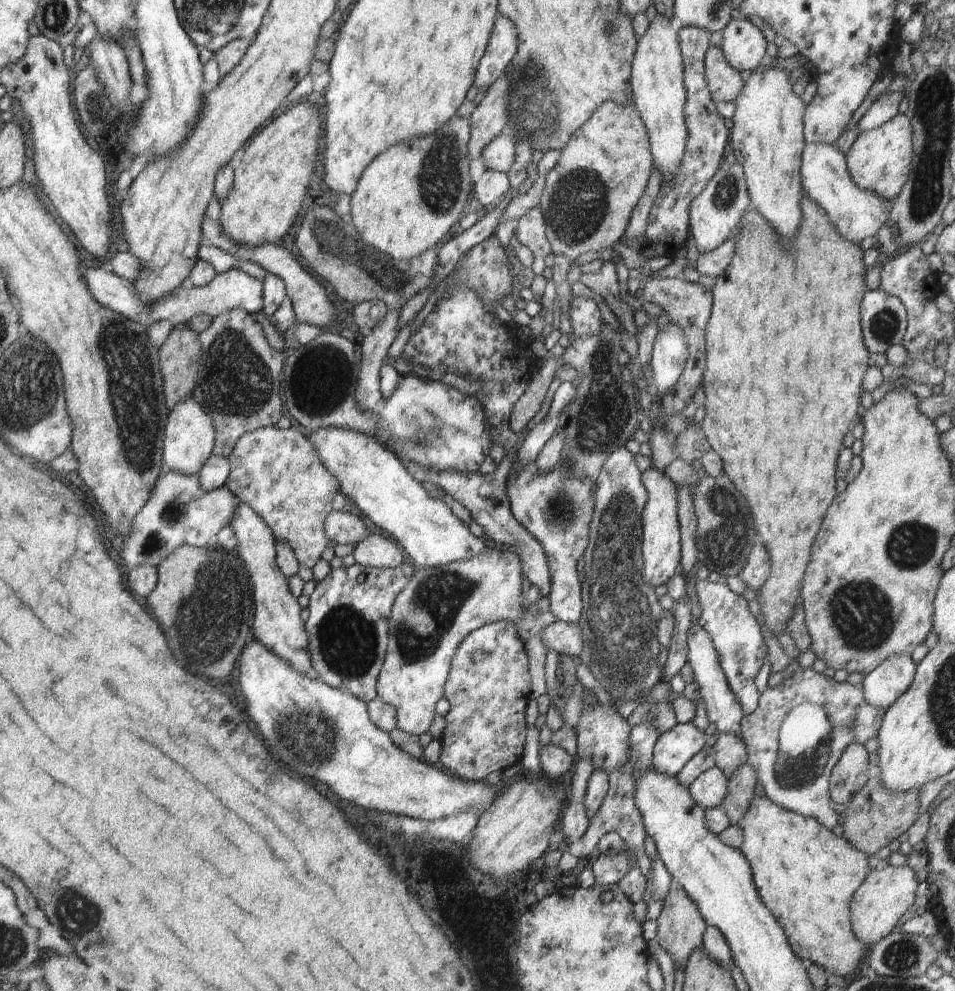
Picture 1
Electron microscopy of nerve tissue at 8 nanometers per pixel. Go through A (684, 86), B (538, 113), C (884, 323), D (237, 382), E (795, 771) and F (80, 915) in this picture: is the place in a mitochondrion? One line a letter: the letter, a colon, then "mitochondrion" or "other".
A: other
B: mitochondrion
C: mitochondrion
D: mitochondrion
E: mitochondrion
F: mitochondrion

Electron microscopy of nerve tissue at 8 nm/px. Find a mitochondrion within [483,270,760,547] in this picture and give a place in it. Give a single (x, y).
(602, 416)

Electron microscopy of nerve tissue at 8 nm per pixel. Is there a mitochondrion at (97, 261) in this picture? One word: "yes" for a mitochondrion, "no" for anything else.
no

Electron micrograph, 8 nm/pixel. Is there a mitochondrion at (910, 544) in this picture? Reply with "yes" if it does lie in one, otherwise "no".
yes

